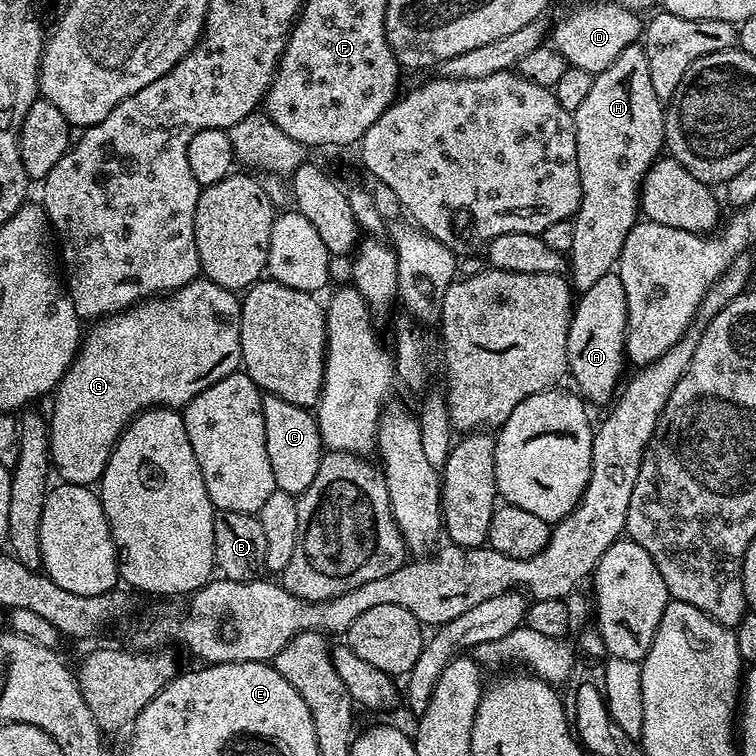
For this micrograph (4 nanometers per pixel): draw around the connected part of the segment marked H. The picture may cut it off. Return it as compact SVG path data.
M635 43L622 50L606 70L595 73L590 94L574 114L582 182L582 202L572 220L574 246L570 253L570 283L577 293L590 290L598 278L617 267L622 242L638 223L640 186L665 151L664 110L650 83L646 50Z

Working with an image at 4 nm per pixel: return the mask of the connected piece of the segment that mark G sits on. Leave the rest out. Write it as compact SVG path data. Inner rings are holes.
M197 278L186 286L182 286L176 292L165 295L163 298L149 298L139 304L133 304L124 312L115 312L112 316L106 316L103 320L95 321L92 328L83 333L82 343L76 359L66 370L66 374L56 385L56 391L51 397L52 416L50 412L50 431L48 433L48 447L50 449L50 464L60 475L59 479L66 484L83 484L92 486L100 479L100 475L106 470L106 462L112 453L112 447L118 442L118 438L124 433L129 422L134 417L145 412L148 408L174 408L183 409L185 404L189 404L202 390L209 388L214 382L226 378L232 372L241 367L240 363L240 300L237 293L226 290L218 286L207 278Z

